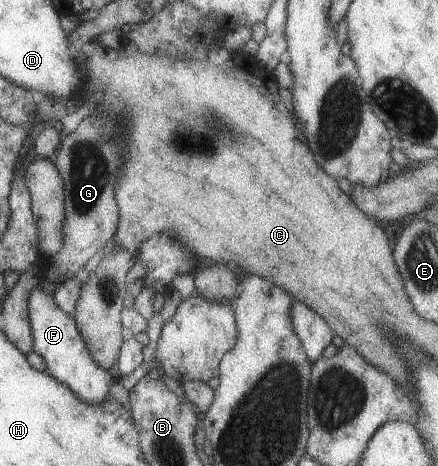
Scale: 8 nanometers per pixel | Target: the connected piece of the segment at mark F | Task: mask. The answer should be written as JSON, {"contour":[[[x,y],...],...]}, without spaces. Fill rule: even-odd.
{"contour":[[[39,283],[30,292],[30,296],[26,300],[29,326],[33,338],[32,348],[44,358],[46,372],[52,378],[58,380],[58,382],[62,382],[68,386],[76,394],[76,398],[80,398],[86,404],[100,404],[102,400],[106,400],[110,396],[108,388],[110,388],[115,379],[110,376],[108,370],[100,368],[92,360],[84,344],[84,340],[82,340],[82,336],[78,332],[74,319],[71,315],[60,310],[59,306],[56,306],[52,295],[50,292],[44,292],[40,288]]]}

